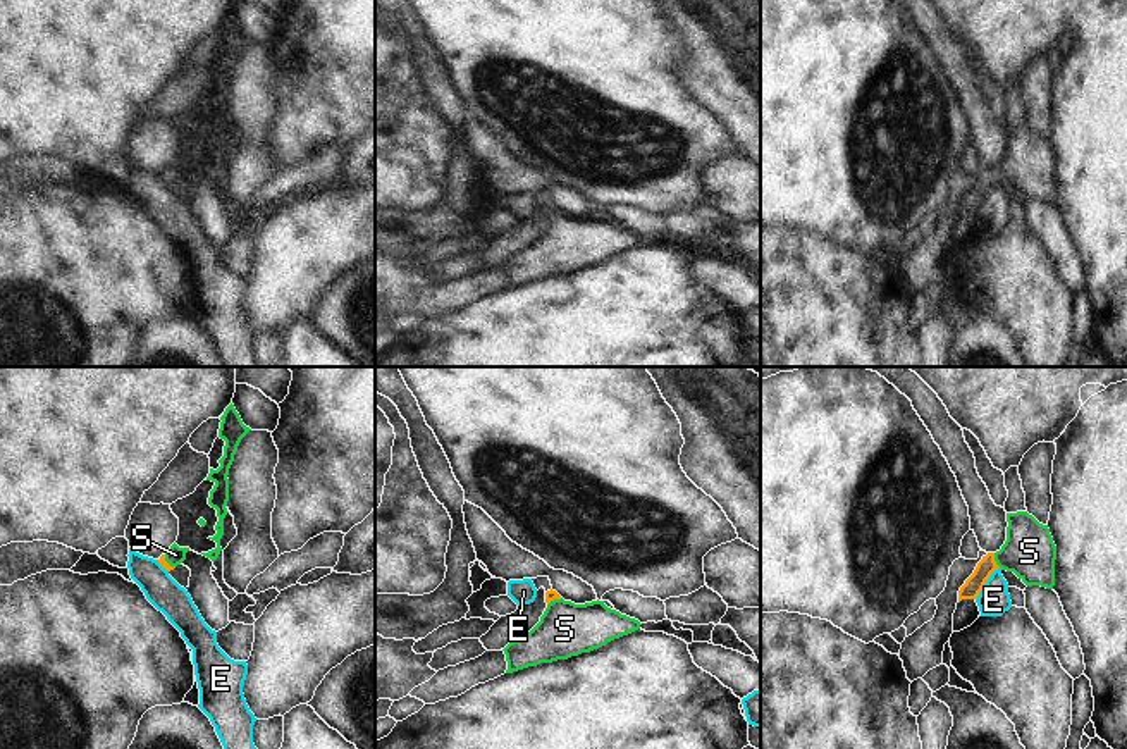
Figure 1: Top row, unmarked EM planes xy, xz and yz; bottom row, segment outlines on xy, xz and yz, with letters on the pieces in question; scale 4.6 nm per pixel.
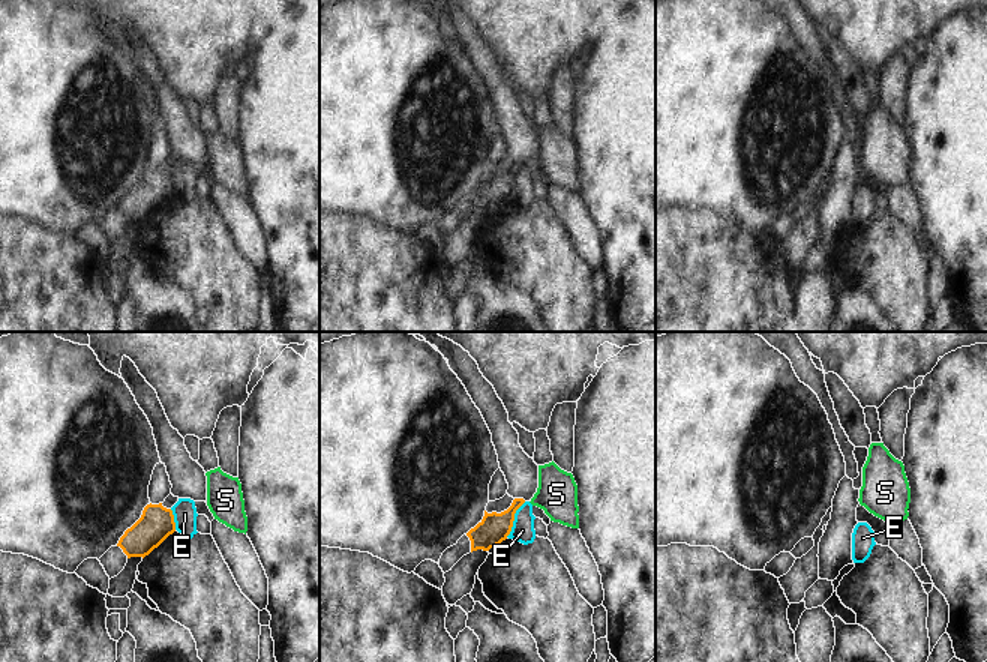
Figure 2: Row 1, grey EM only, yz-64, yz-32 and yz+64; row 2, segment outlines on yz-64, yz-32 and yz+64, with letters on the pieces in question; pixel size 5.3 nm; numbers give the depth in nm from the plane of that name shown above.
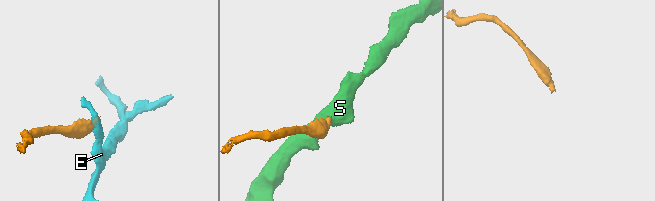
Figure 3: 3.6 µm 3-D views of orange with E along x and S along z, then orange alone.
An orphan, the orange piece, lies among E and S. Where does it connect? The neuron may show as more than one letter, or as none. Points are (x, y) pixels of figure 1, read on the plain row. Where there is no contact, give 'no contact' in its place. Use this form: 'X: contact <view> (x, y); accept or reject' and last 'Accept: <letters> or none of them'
E: contact yz (985, 197); reject
S: contact yz (993, 174); accept
Accept: S

